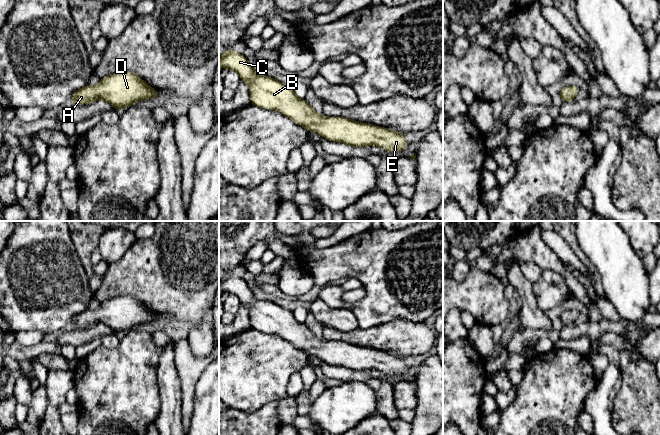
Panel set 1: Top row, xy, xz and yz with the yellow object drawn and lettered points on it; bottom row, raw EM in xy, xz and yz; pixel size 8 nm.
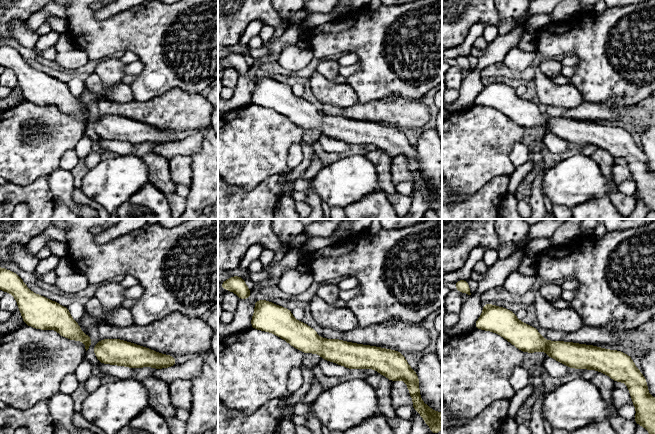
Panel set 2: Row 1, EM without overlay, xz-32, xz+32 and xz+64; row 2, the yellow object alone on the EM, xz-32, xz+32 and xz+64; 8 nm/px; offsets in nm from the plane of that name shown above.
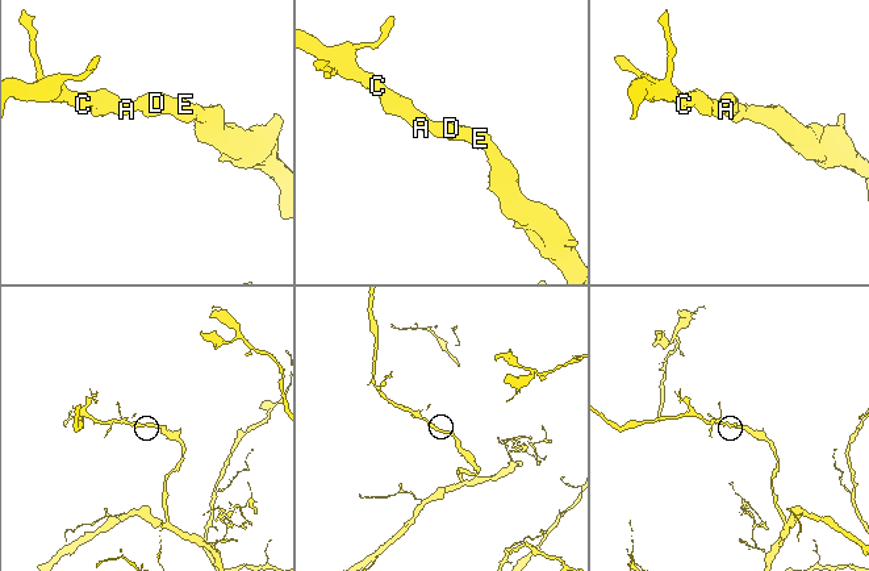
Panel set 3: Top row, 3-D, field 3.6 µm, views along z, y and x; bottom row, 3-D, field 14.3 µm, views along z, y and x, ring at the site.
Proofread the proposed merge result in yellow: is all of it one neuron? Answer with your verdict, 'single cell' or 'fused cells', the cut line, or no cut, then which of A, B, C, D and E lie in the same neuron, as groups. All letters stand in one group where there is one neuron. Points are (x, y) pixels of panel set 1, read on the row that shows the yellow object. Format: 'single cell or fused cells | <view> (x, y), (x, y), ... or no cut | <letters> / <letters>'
single cell | no cut | A B C D E

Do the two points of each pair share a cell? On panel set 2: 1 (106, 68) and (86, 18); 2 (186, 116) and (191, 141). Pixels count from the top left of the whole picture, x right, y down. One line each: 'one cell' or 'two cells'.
1: two cells
2: two cells

